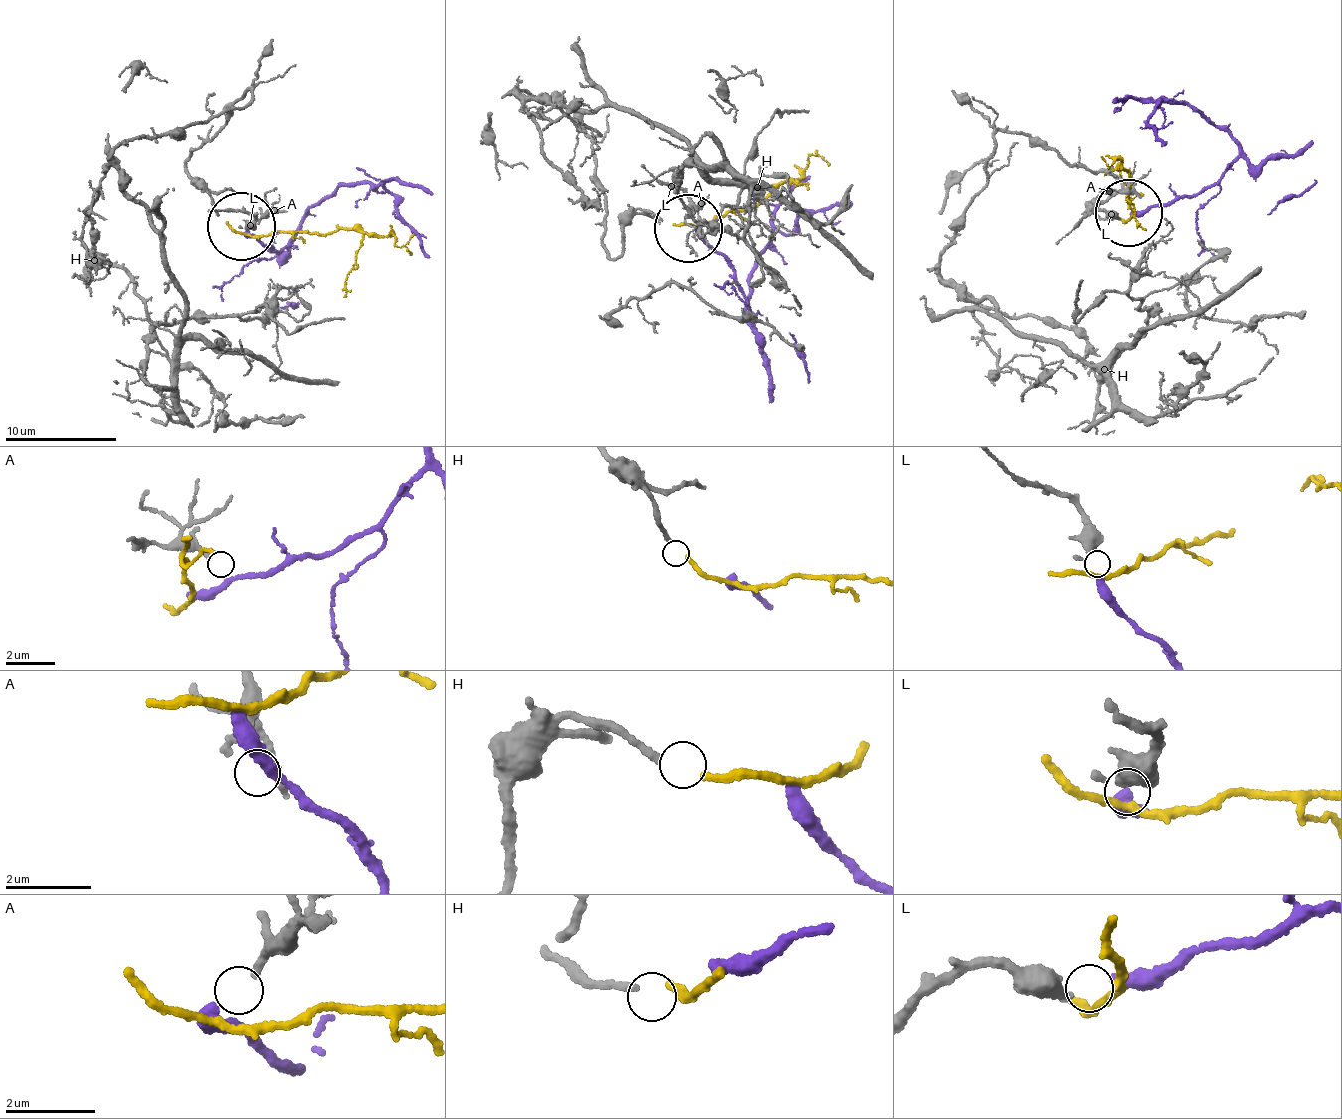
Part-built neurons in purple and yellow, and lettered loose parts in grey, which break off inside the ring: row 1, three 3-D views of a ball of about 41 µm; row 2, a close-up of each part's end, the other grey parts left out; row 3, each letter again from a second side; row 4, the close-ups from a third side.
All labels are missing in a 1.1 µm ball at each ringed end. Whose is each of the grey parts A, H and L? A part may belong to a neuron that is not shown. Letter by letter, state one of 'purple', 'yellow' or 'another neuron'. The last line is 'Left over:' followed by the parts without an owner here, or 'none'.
A: another neuron
H: yellow
L: purple
Left over: A

